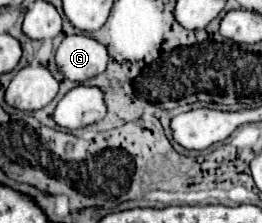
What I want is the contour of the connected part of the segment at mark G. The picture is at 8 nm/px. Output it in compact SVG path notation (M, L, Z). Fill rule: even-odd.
M72 34L62 40L56 50L58 70L78 84L88 82L104 72L108 64L108 50L86 34Z

